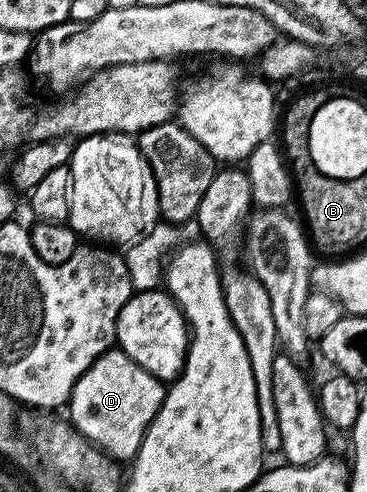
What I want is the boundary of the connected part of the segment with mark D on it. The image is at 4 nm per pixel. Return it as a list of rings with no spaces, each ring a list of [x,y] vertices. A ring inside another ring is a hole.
[[[106,351],[77,381],[69,400],[69,422],[84,439],[111,456],[115,461],[134,459],[141,441],[157,417],[165,394],[164,380],[153,377],[124,351]]]

